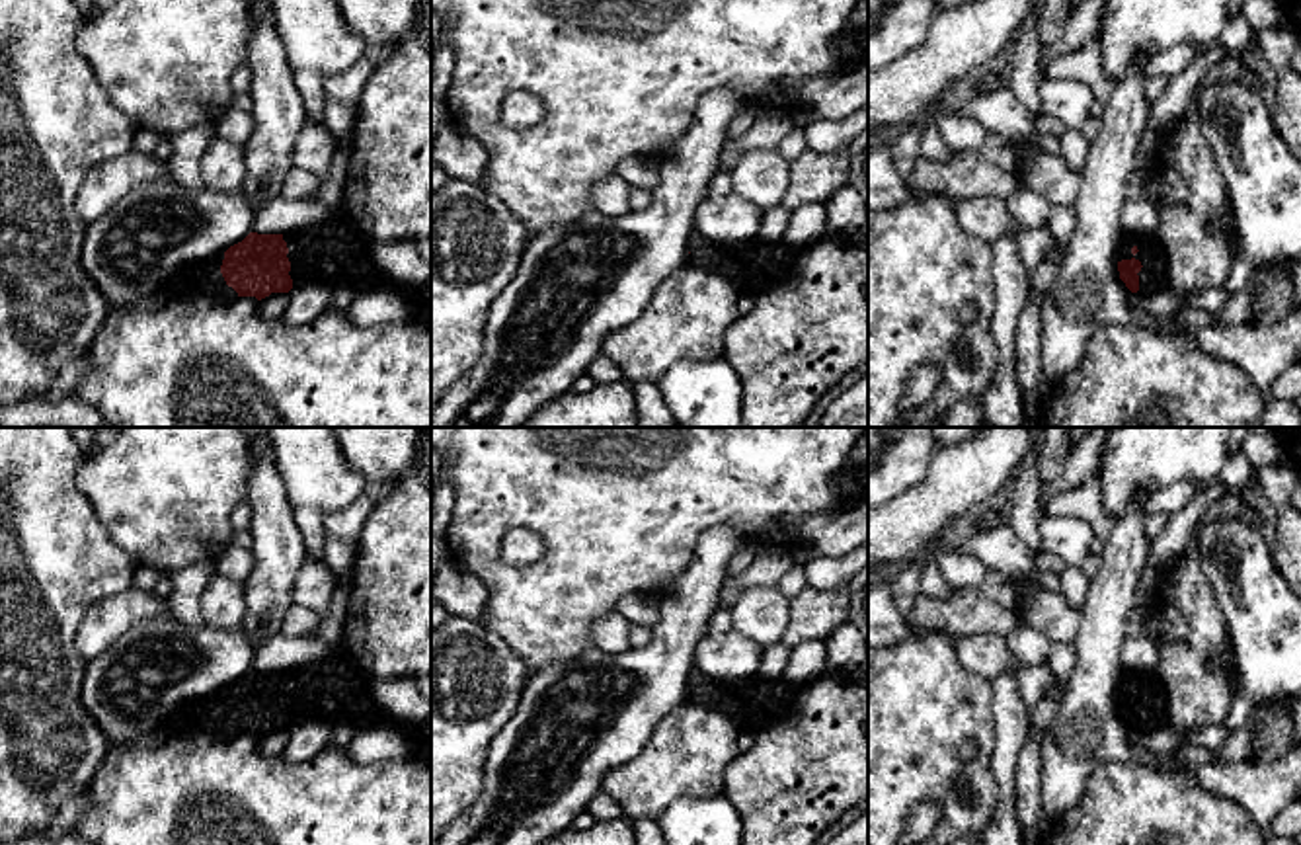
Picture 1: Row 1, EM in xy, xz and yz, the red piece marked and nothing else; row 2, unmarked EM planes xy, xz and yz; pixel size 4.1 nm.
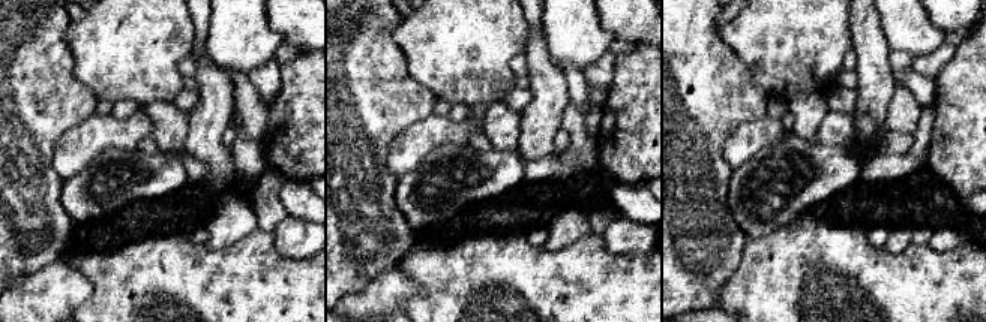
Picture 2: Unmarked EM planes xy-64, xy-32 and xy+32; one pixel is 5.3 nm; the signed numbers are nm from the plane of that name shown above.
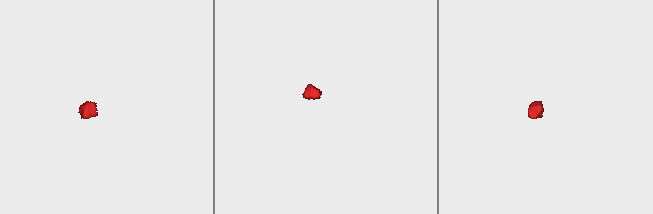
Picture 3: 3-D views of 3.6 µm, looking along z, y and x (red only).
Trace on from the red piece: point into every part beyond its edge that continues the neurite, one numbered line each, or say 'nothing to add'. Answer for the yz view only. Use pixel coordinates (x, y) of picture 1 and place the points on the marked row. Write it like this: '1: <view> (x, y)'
1: yz (1153, 276)

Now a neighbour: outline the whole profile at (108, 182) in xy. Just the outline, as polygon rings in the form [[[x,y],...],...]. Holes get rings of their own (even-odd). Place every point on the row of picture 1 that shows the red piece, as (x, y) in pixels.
[[[131,148],[86,172],[74,209],[82,222],[90,224],[109,213],[131,189],[164,178],[172,178],[168,160]]]

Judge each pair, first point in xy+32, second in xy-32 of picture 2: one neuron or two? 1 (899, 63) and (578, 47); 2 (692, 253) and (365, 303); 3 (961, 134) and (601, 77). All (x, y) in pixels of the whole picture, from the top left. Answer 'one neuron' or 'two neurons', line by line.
1: two neurons
2: two neurons
3: two neurons

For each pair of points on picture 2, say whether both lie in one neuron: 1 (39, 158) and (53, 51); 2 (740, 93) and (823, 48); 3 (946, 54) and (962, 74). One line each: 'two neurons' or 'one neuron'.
1: one neuron
2: two neurons
3: two neurons

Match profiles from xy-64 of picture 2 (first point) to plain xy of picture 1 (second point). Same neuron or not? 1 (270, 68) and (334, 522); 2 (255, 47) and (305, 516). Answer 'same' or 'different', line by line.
1: same
2: different

